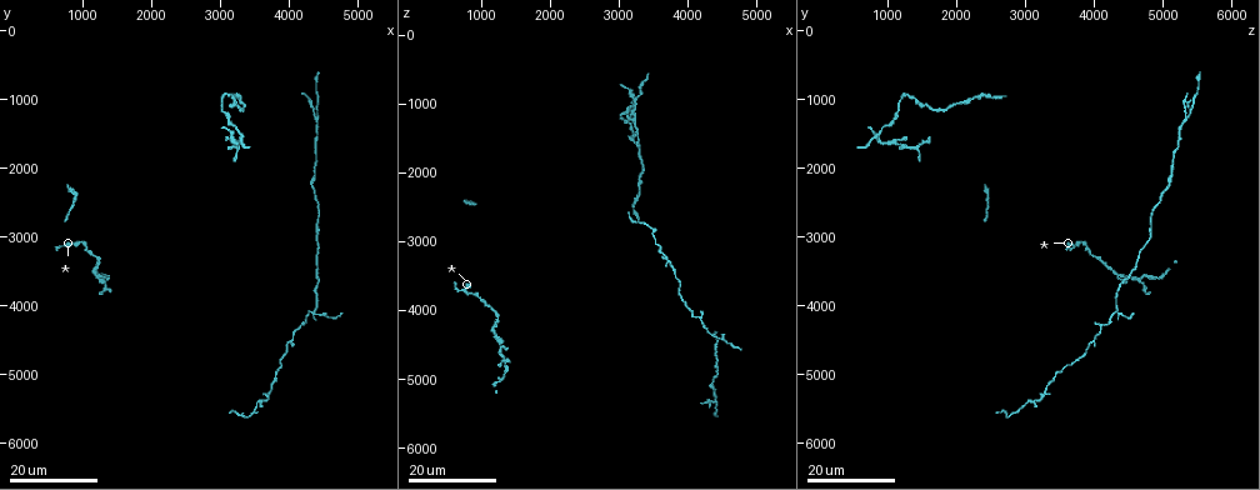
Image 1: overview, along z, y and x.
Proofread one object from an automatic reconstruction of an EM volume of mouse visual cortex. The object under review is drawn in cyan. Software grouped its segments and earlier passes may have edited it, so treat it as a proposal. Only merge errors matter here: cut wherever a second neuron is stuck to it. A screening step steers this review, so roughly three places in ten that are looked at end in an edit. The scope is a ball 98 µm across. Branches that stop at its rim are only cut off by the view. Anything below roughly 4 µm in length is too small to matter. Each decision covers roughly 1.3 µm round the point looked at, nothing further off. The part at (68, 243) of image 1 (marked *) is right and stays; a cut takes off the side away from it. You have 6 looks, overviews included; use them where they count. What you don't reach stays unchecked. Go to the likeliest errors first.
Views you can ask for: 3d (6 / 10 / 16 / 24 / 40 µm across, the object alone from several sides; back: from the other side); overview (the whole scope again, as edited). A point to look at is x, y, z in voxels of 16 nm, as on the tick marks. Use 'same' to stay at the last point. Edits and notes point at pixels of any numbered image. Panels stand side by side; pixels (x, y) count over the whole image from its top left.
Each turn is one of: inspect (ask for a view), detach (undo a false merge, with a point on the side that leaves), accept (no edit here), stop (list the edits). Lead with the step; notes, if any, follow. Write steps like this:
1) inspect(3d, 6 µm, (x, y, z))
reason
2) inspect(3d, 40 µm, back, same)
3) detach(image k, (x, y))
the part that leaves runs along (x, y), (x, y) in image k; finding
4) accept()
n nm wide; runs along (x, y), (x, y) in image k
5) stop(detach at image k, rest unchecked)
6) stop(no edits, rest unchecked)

inspect(3d, 16 µm, (4200, 4300, 4150))
thick turns thin

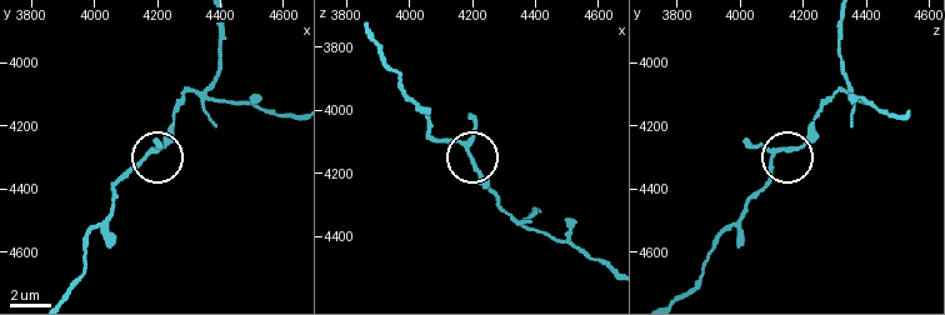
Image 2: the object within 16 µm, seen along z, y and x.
inspect(3d, 6 µm, (4200, 4270, 4140))

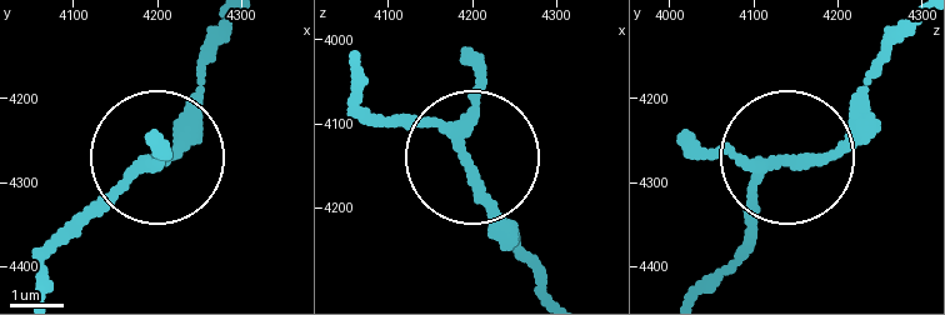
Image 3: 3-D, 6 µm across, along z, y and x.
accept()
180 nm wide; all the same neuron

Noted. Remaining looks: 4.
inspect(3d, 16 µm, (3700, 5250, 3300))
calibre changes

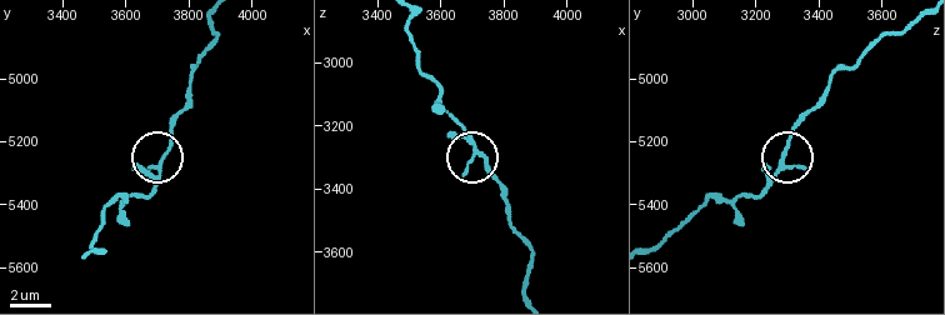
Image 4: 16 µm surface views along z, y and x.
inspect(3d, 10 µm, (3720, 5250, 3280))
closer look

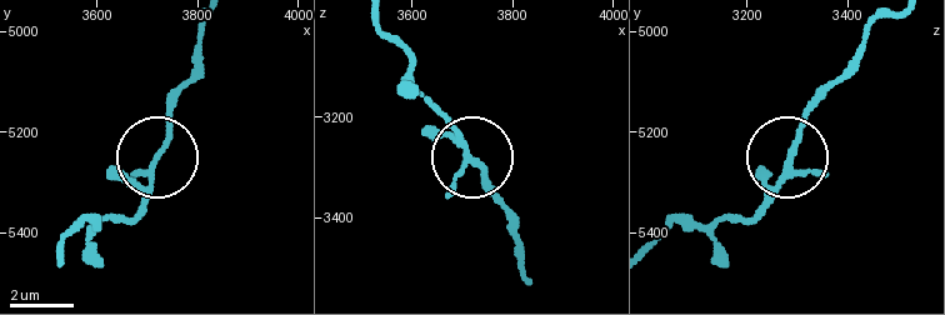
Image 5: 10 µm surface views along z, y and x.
accept()
all the same neuron

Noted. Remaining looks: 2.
inspect(3d, 16 µm, (4000, 4550, 3900))

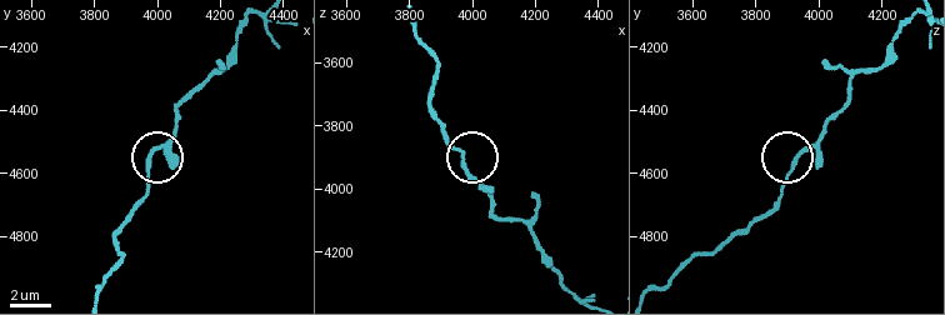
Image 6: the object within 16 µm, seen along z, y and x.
inspect(3d, 10 µm, (3980, 4550, 3930))

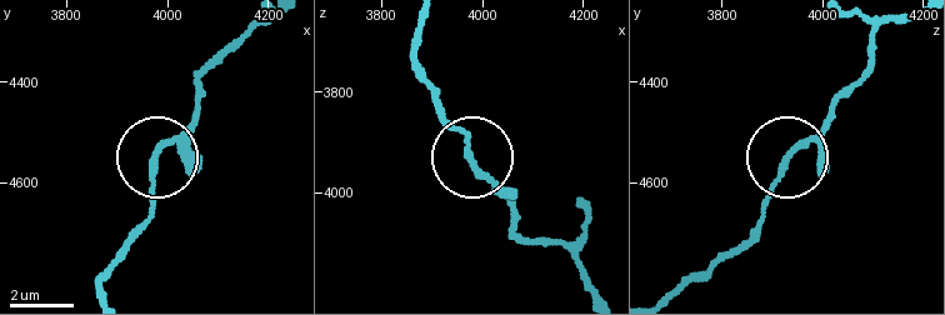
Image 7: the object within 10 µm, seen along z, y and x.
accept()
continuous, no second neuron

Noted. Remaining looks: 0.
stop(no edits, rest unchecked)

